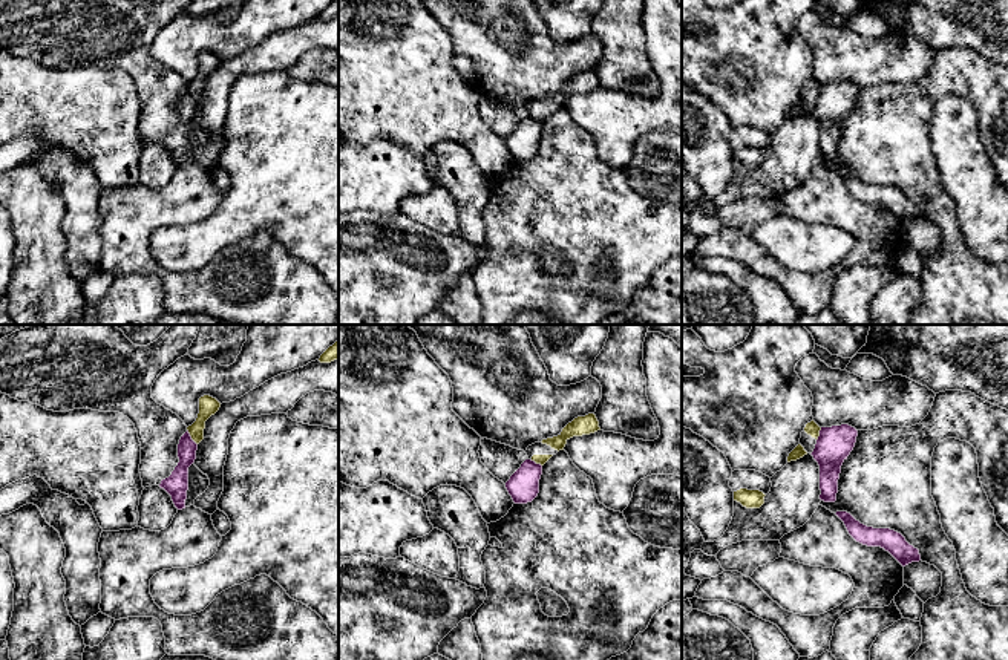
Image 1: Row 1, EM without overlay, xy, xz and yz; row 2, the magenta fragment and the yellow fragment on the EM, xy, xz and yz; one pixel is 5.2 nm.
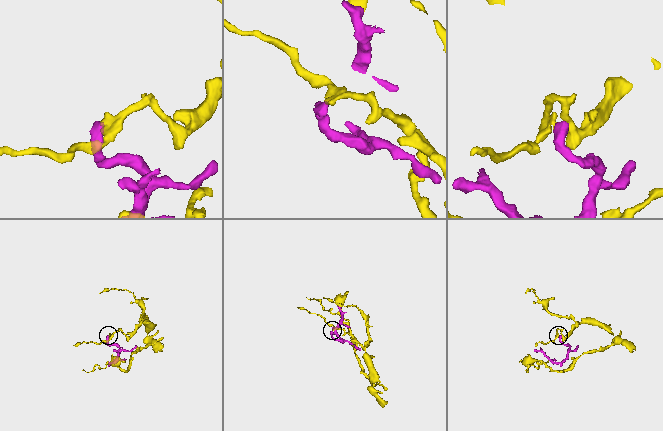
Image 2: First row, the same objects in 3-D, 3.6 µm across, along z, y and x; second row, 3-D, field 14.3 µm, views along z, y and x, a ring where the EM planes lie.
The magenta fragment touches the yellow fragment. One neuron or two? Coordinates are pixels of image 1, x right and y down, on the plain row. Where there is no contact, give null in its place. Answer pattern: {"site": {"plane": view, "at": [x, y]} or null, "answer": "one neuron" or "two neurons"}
{"site": {"plane": "xy", "at": [190, 94]}, "answer": "two neurons"}

